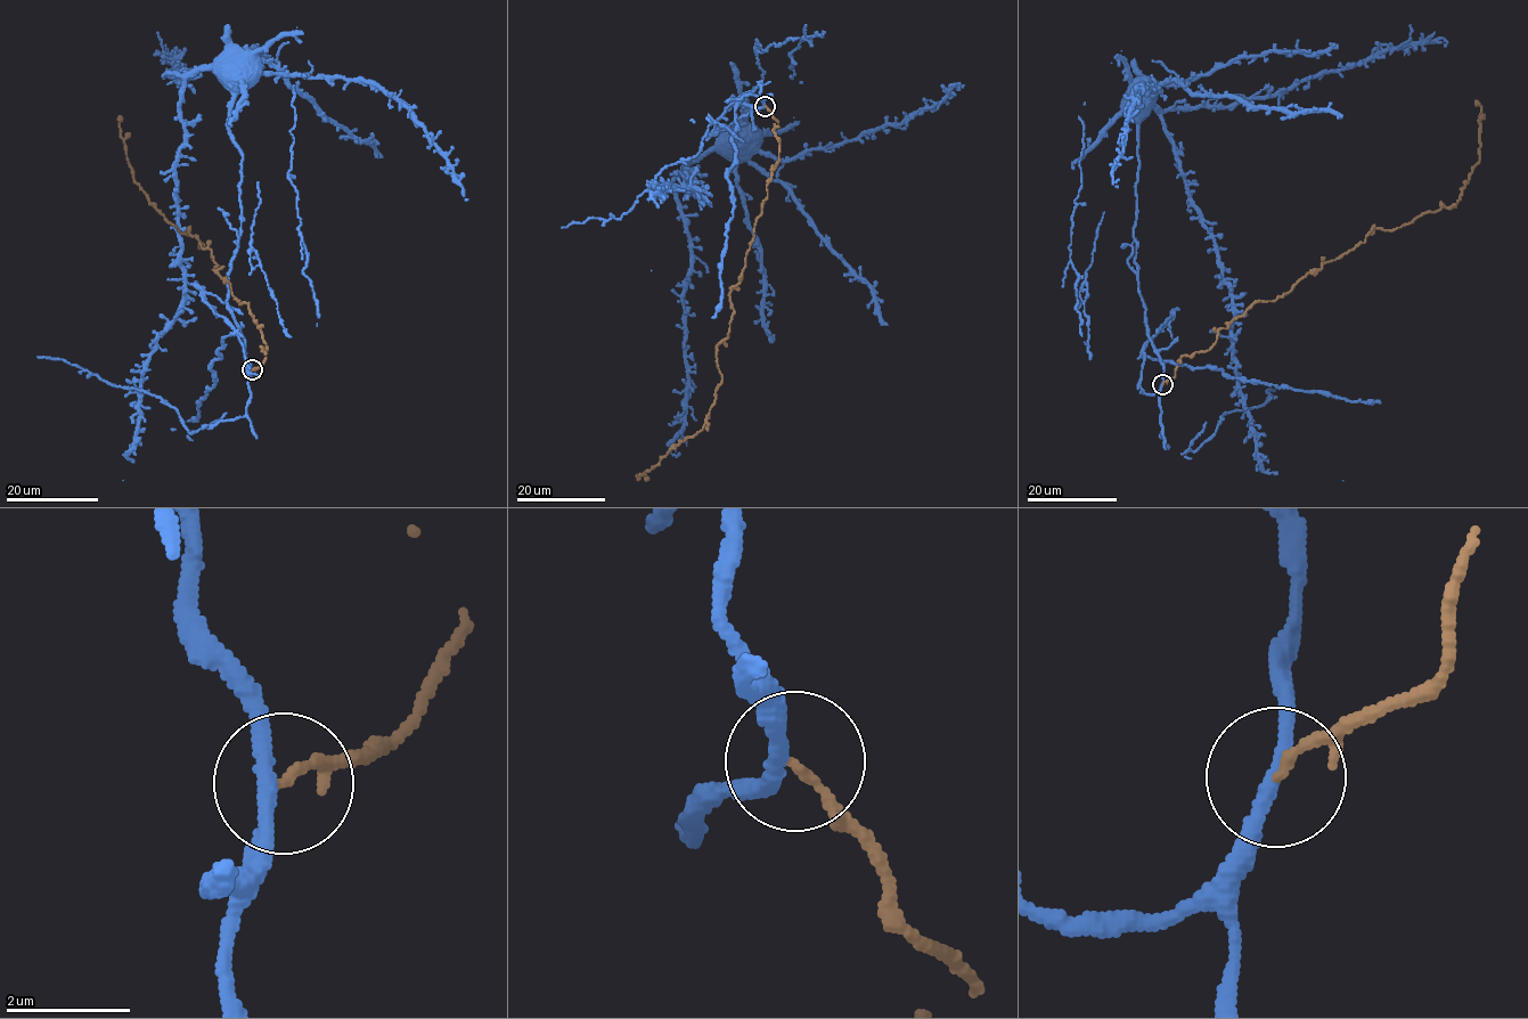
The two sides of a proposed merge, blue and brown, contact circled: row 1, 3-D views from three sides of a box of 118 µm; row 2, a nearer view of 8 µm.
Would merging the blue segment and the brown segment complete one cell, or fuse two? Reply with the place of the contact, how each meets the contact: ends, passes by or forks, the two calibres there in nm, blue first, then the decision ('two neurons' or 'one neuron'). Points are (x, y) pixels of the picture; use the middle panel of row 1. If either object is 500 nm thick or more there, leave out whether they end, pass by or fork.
(765, 106) | blue passes by | brown ends | 240/150 nm | two neurons

